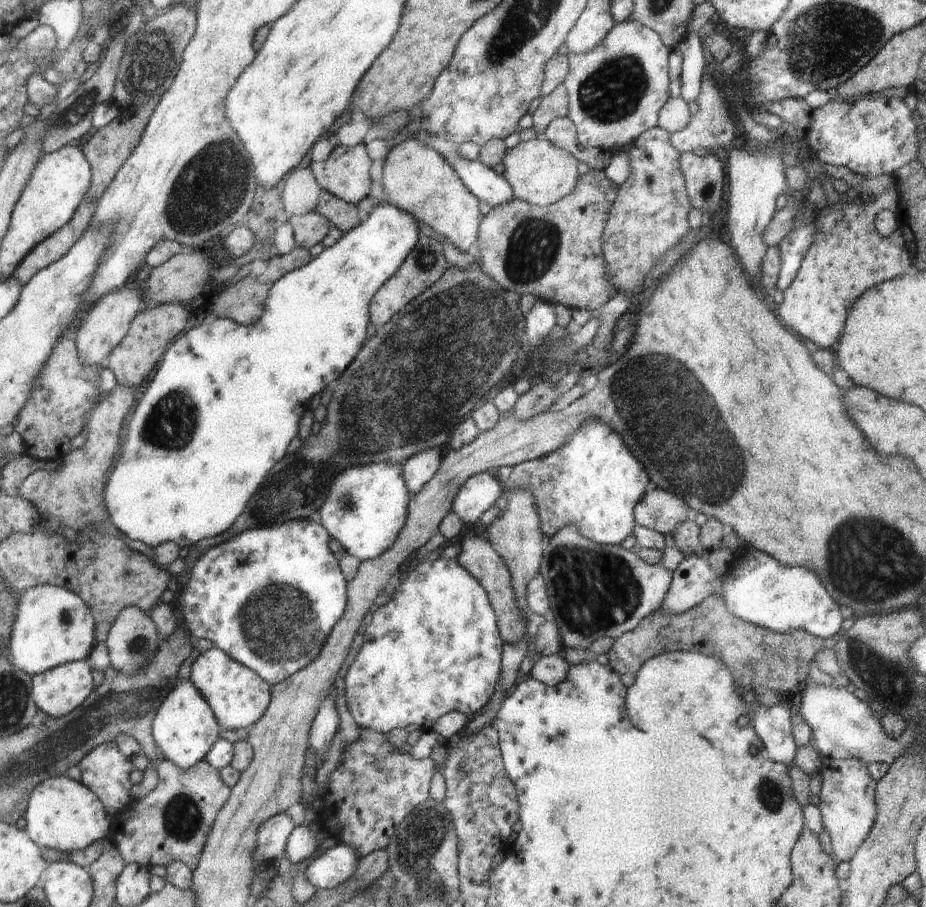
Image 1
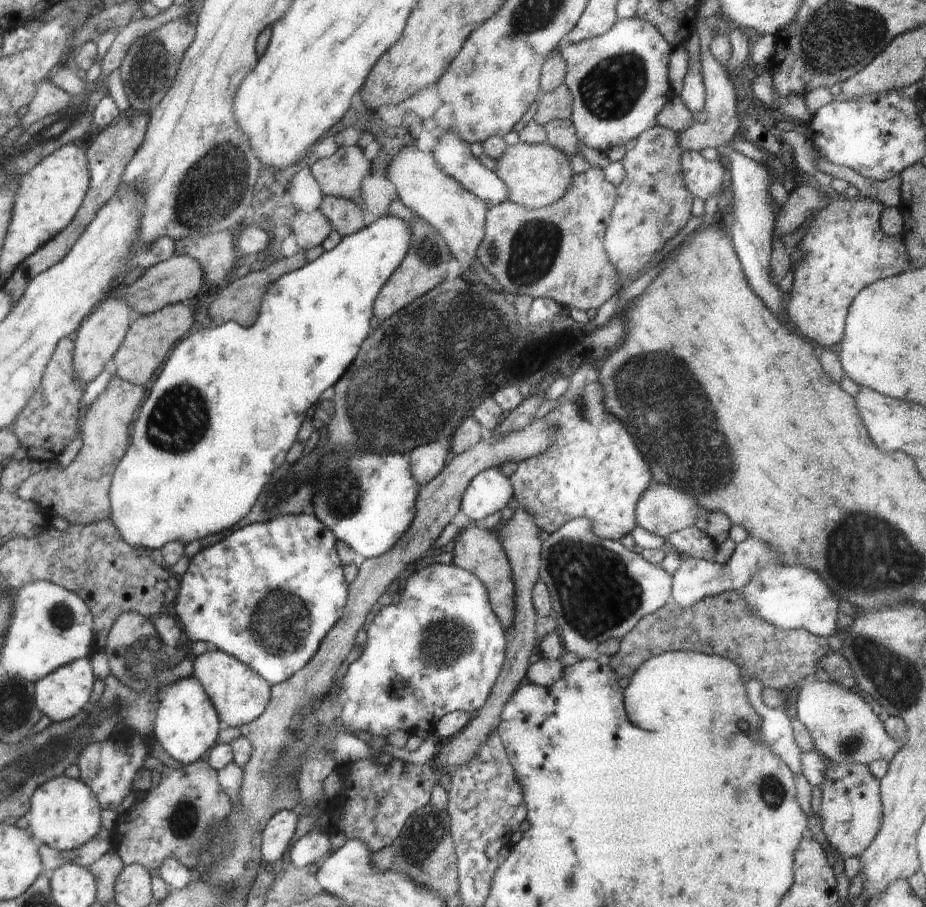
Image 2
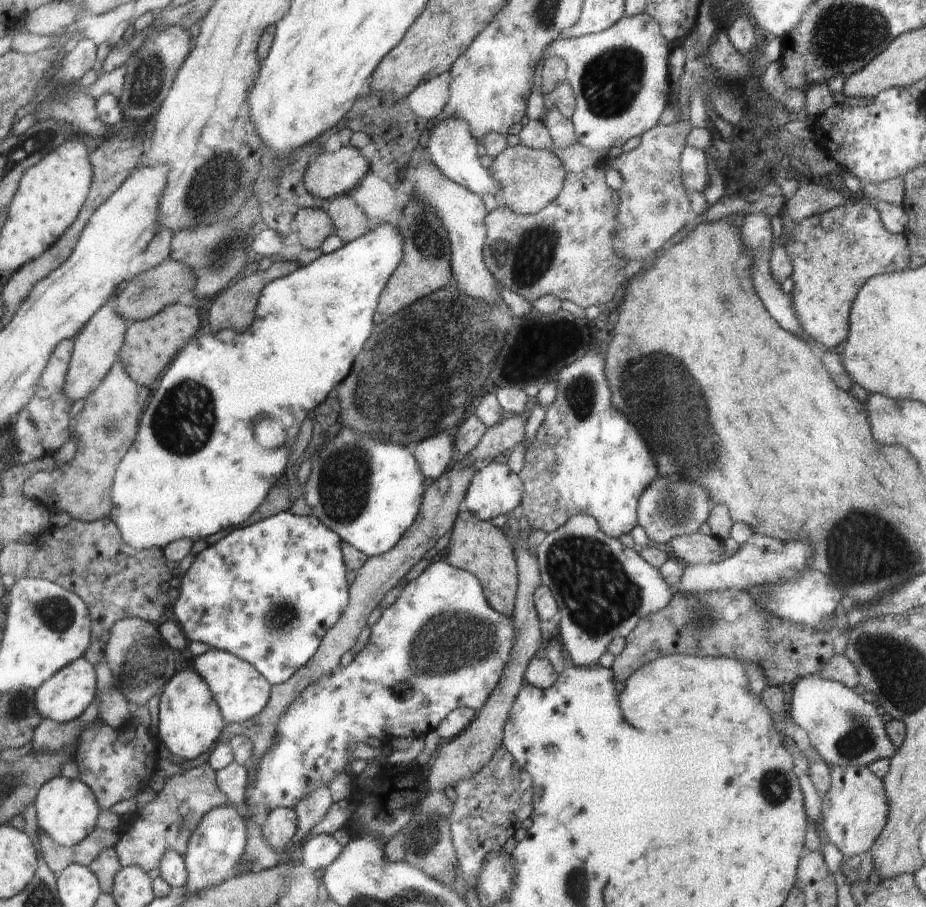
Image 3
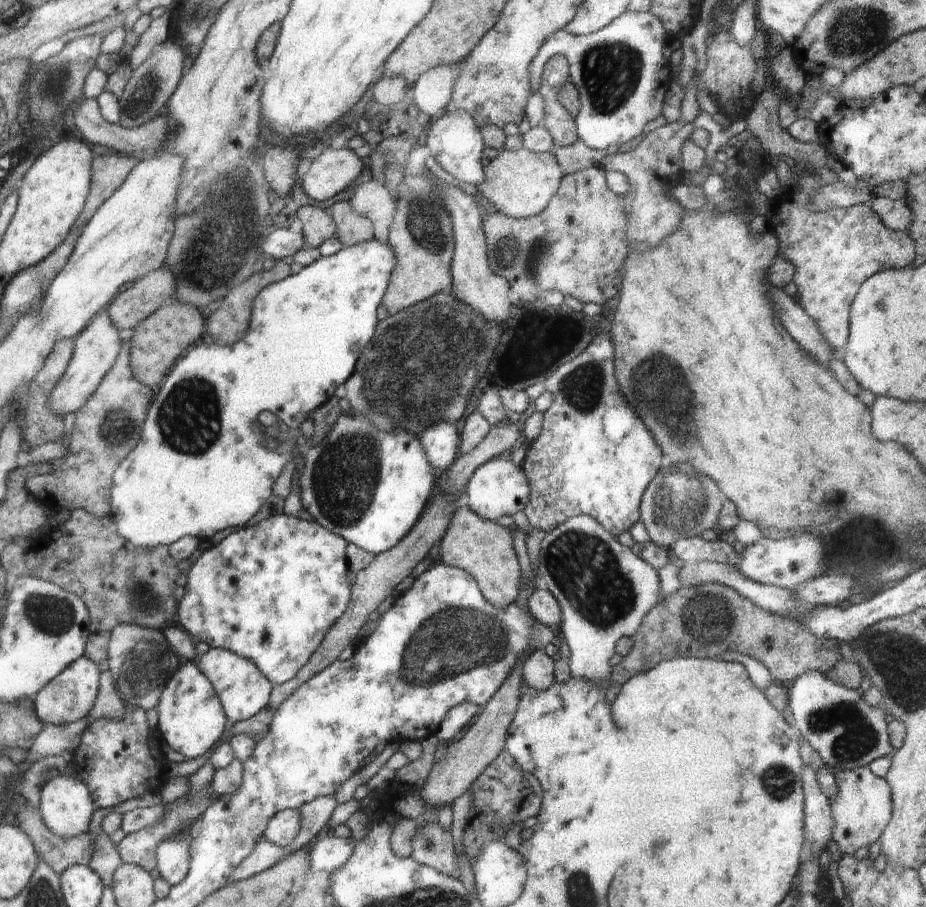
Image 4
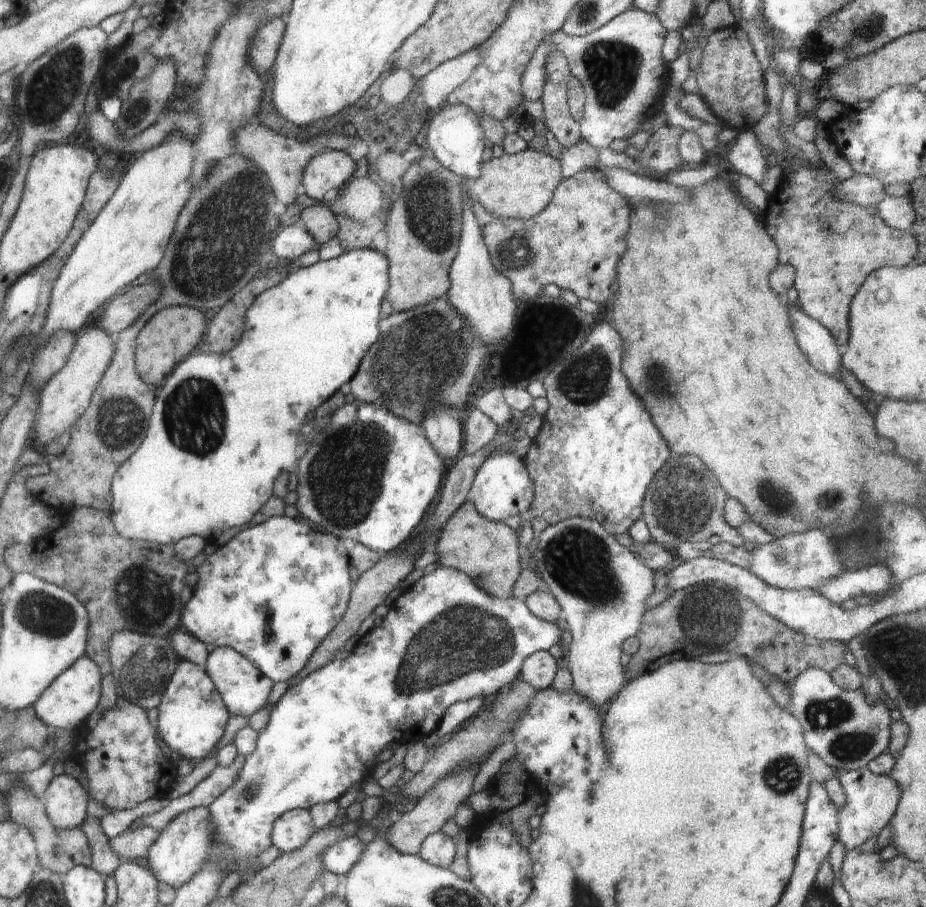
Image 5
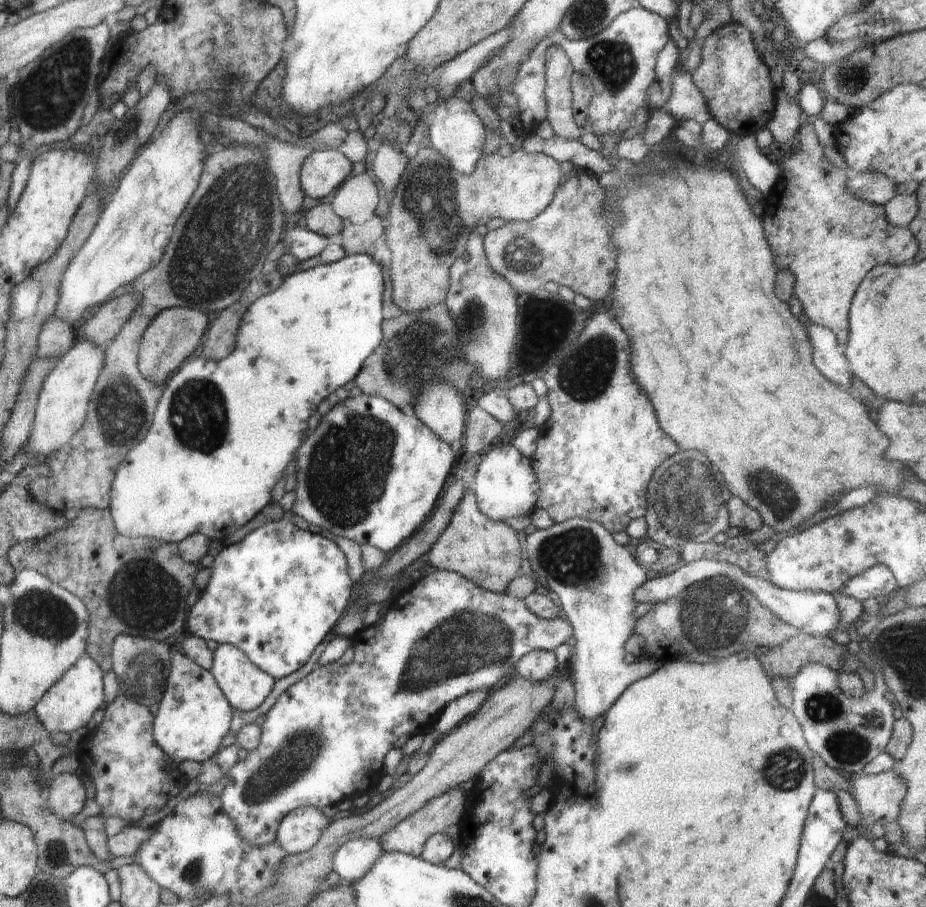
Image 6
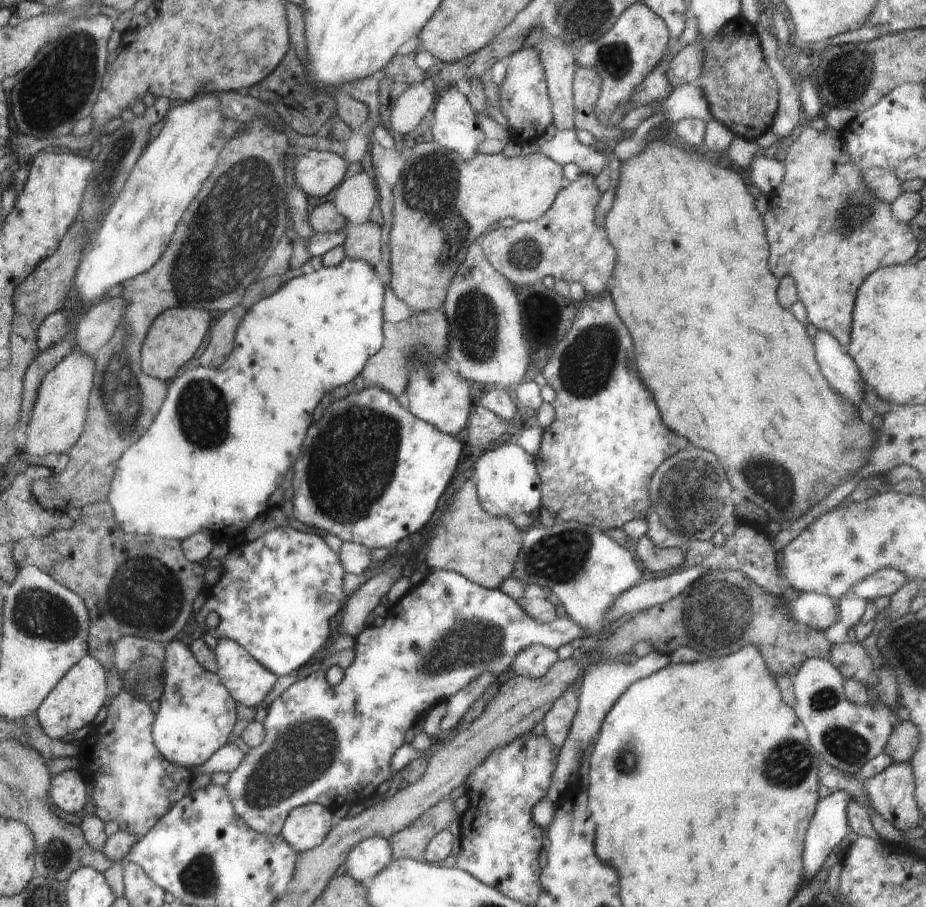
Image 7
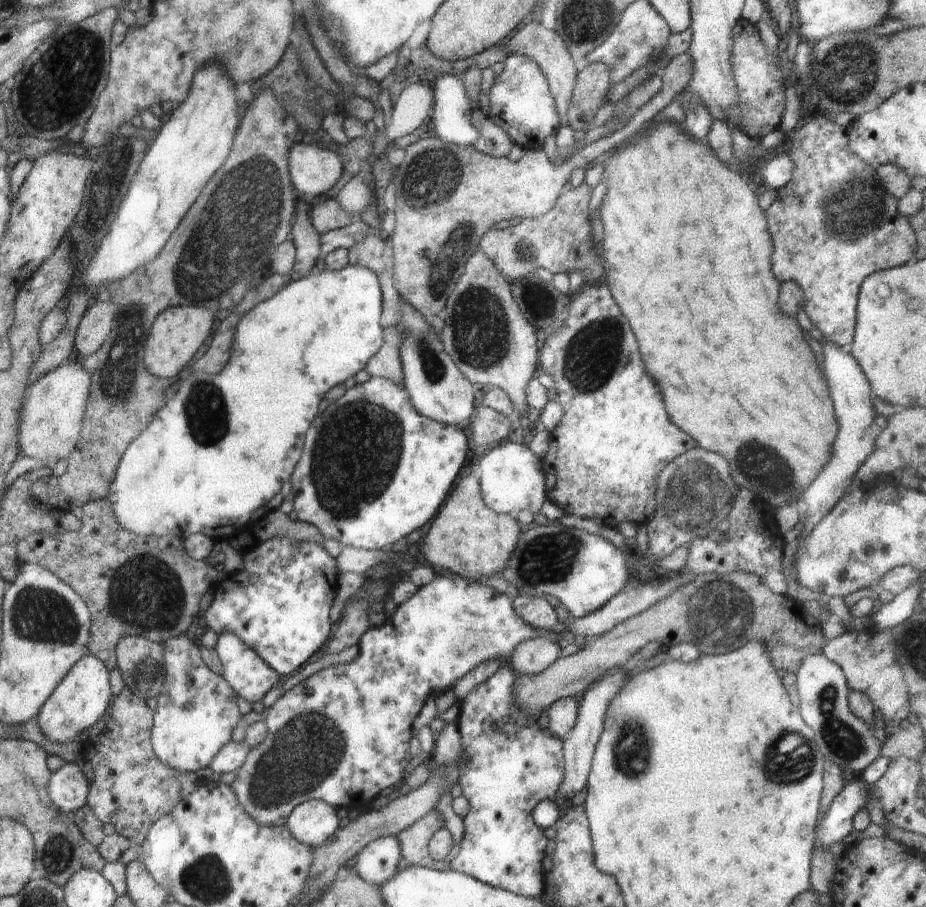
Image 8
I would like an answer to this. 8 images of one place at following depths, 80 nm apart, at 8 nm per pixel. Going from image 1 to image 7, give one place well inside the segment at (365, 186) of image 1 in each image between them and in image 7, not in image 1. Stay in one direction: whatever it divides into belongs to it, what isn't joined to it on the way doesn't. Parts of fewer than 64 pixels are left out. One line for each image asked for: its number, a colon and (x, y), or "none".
2: (341, 175)
3: (332, 173)
4: (333, 170)
5: (330, 170)
6: (322, 171)
7: (316, 172)

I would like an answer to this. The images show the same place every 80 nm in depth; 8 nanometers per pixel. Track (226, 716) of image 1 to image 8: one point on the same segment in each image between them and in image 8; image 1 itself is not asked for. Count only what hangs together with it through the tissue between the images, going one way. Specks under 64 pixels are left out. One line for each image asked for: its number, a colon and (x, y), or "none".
2: (240, 695)
3: (241, 691)
4: (244, 691)
5: (245, 688)
6: (246, 685)
7: (247, 680)
8: (247, 672)

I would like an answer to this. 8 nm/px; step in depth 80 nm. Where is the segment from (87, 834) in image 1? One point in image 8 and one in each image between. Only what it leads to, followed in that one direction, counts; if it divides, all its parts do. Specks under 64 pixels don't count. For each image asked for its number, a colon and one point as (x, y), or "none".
2: (65, 814)
3: (67, 811)
4: (66, 805)
5: (66, 800)
6: (65, 792)
7: (68, 792)
8: (68, 788)

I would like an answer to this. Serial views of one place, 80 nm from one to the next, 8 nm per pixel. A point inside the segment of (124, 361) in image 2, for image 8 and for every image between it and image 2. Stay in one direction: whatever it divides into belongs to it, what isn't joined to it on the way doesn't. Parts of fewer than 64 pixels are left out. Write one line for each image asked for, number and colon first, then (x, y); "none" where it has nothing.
3: (151, 344)
4: (159, 341)
5: (172, 333)
6: (173, 336)
7: (177, 333)
8: (178, 332)

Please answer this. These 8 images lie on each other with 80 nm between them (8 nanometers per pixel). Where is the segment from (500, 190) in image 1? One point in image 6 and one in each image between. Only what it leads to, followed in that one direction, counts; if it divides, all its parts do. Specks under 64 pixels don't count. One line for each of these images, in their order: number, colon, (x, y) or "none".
2: (453, 155)
3: (453, 151)
4: (456, 143)
5: (455, 137)
6: (457, 132)

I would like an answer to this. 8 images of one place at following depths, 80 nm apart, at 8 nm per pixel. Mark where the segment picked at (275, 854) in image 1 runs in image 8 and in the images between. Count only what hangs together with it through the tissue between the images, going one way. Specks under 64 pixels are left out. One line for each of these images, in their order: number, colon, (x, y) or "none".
2: (277, 834)
3: (281, 825)
4: (284, 827)
5: (294, 829)
6: (302, 828)
7: (306, 827)
8: (313, 822)

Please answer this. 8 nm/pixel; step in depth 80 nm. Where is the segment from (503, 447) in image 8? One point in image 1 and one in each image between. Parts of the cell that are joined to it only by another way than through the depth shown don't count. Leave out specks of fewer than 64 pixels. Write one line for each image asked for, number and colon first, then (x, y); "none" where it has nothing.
1: (480, 492)
2: (490, 490)
3: (495, 489)
4: (499, 488)
5: (502, 487)
6: (505, 485)
7: (508, 484)

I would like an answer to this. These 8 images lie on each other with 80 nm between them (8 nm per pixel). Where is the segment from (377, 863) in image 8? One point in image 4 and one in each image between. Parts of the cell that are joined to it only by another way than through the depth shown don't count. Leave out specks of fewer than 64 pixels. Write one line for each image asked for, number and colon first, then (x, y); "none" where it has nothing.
4: (328, 853)
5: (340, 858)
6: (353, 859)
7: (365, 861)

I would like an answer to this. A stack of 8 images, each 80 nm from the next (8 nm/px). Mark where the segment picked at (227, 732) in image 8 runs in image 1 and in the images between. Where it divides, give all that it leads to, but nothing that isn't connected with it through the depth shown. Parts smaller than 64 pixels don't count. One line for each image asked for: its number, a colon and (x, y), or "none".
1: (186, 727)
2: (187, 724)
3: (189, 722)
4: (189, 717)
5: (191, 718)
6: (194, 716)
7: (197, 712)

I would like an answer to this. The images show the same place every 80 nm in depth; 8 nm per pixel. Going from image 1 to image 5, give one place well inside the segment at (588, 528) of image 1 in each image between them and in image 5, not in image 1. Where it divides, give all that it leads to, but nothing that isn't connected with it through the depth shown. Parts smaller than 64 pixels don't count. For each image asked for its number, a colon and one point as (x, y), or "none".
2: (592, 466)
3: (587, 457)
4: (593, 456)
5: (595, 454)

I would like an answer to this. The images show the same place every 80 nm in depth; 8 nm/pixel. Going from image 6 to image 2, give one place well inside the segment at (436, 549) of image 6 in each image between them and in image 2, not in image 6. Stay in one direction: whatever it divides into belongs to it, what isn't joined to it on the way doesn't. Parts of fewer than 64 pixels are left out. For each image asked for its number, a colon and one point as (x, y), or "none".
2: (477, 550)
3: (478, 547)
4: (484, 549)
5: (487, 551)

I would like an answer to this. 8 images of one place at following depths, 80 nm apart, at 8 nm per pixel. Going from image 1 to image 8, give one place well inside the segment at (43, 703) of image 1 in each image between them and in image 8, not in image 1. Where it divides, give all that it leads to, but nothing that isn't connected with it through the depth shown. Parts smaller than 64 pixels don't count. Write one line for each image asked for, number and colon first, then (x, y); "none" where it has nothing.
2: (60, 696)
3: (65, 696)
4: (69, 697)
5: (74, 695)
6: (70, 703)
7: (74, 702)
8: (83, 695)

